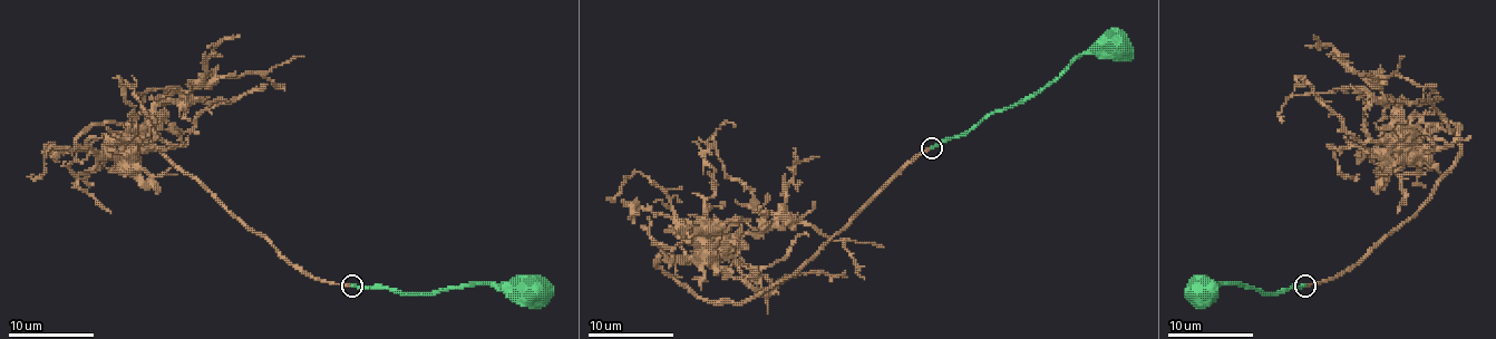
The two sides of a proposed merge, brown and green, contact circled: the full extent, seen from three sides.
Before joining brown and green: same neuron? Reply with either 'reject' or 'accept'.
accept

